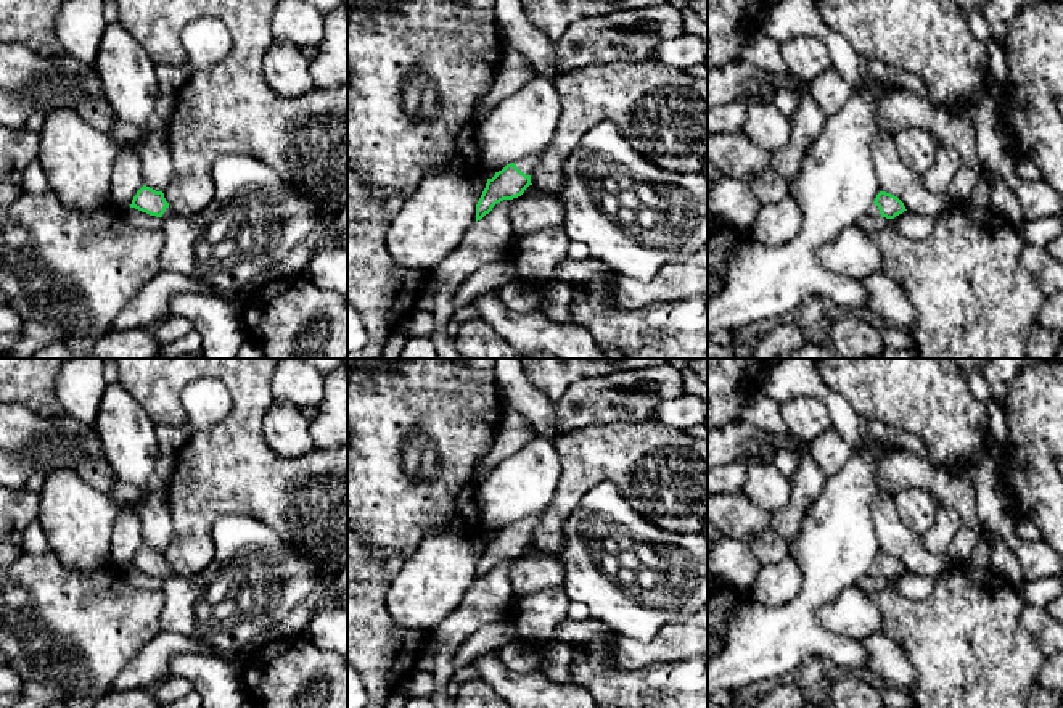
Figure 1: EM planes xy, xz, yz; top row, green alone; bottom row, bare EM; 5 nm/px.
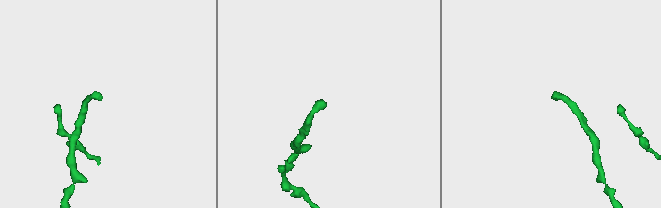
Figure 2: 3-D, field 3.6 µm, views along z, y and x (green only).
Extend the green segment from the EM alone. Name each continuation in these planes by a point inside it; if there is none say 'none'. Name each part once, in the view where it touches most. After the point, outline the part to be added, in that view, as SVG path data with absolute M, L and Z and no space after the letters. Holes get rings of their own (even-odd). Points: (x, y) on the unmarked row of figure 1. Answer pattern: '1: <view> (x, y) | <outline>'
1: xz (526, 525) | M537 513L537 515L531 515L531 517L526 517L523 520L518 520L515 521L516 528L524 533L526 536L532 536L537 523L539 523L539 518L542 517L544 513Z

